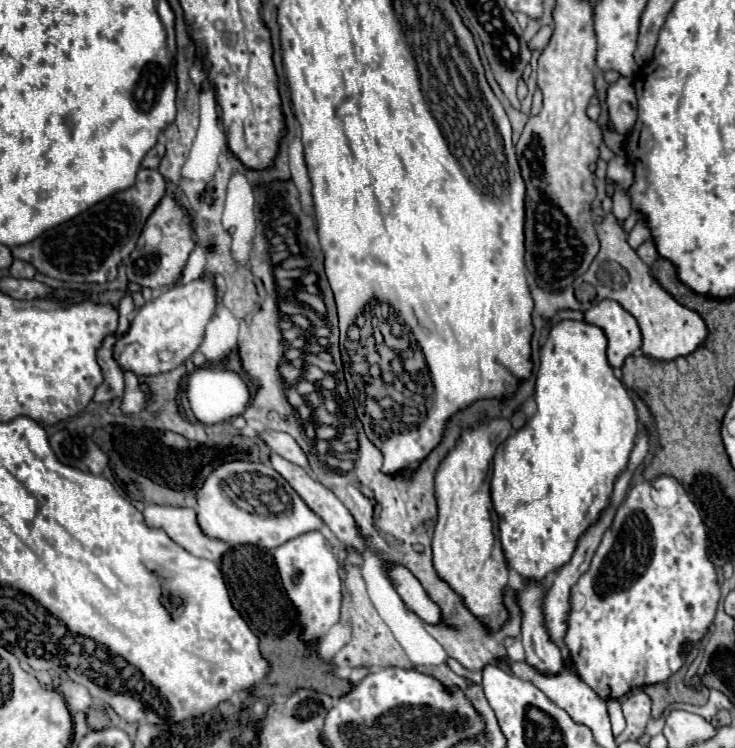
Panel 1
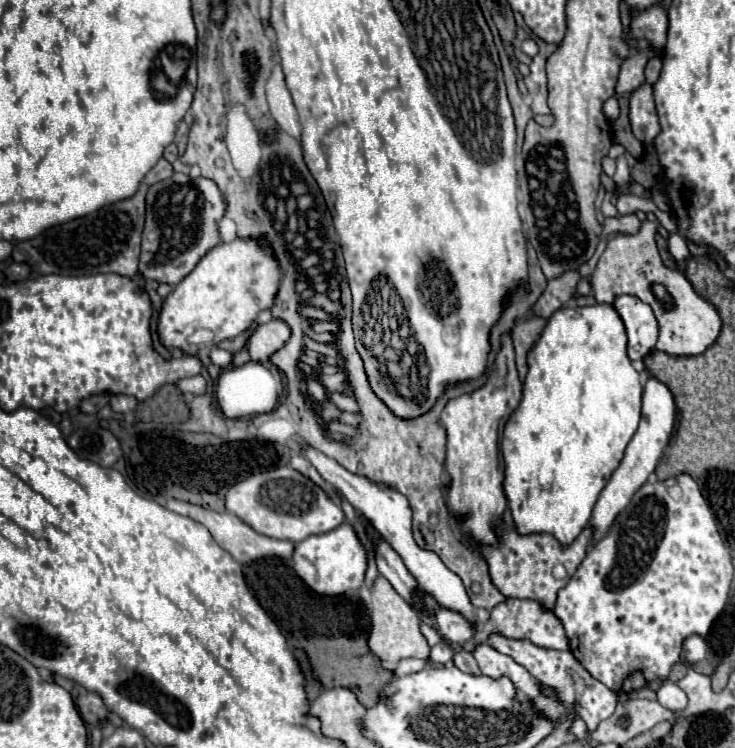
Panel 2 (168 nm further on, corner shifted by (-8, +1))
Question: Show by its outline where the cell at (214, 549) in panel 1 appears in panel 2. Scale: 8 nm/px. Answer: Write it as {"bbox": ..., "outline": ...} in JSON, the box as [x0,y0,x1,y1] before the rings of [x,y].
{"bbox":[167,499,295,563],"outline":[[[169,499],[167,501],[167,509],[179,513],[179,515],[185,515],[185,517],[191,517],[199,523],[203,523],[209,533],[213,535],[213,539],[219,543],[219,547],[223,547],[225,551],[229,551],[239,563],[251,563],[251,561],[257,561],[257,559],[265,559],[265,557],[283,557],[283,559],[291,559],[293,557],[293,551],[295,551],[295,543],[291,541],[279,541],[279,539],[271,539],[267,535],[259,535],[255,529],[247,527],[247,523],[243,523],[237,515],[231,515],[231,513],[217,513],[217,511],[211,511],[211,509],[203,509],[199,505],[193,505],[193,503],[187,503],[187,501],[179,501],[179,499]]]}

